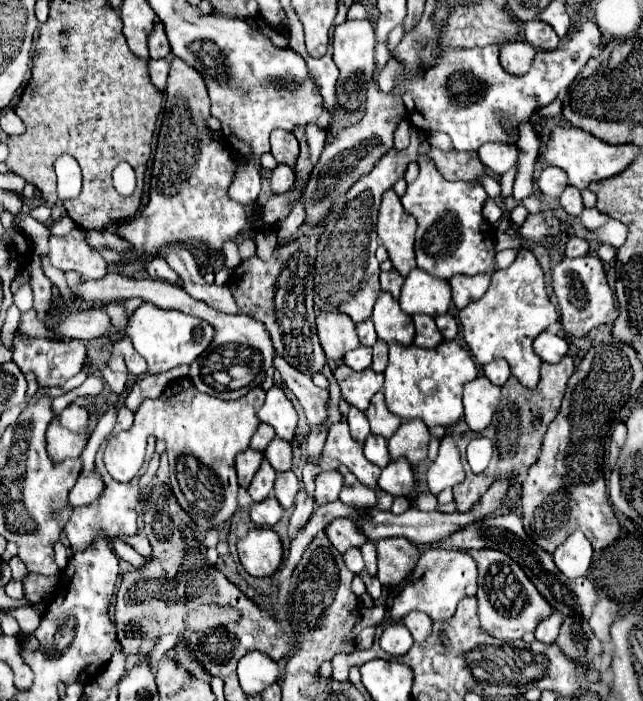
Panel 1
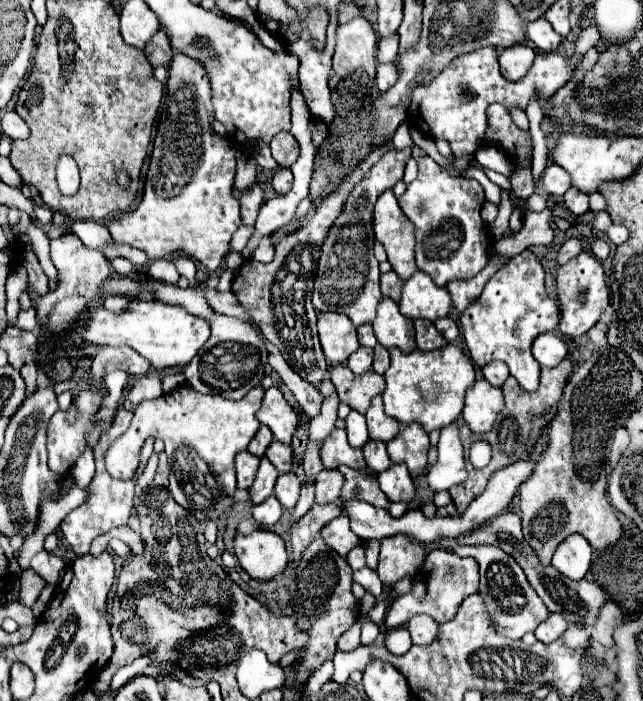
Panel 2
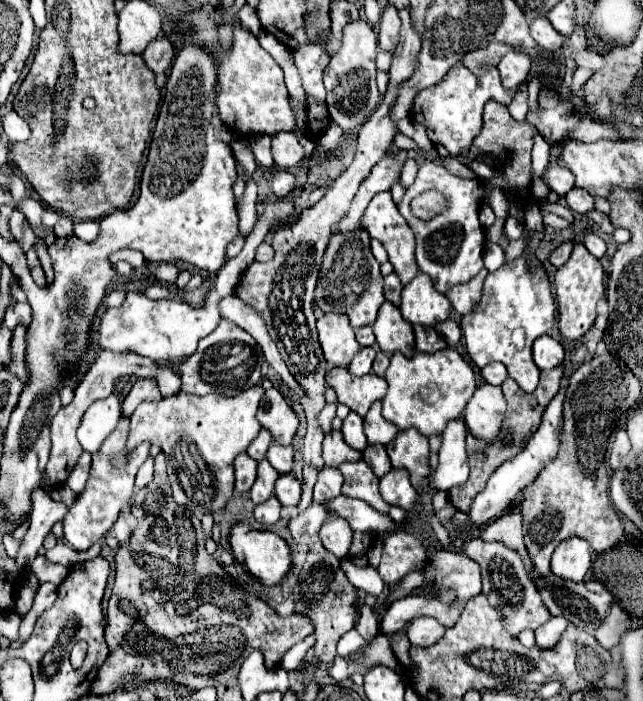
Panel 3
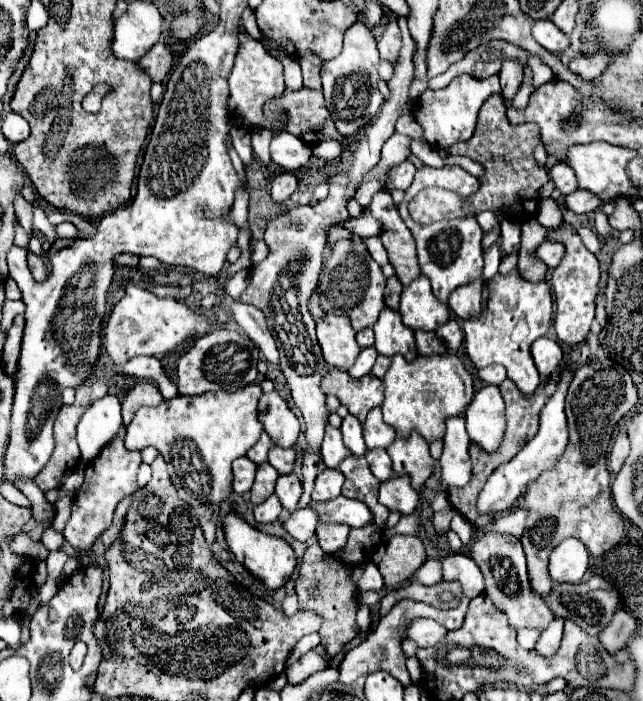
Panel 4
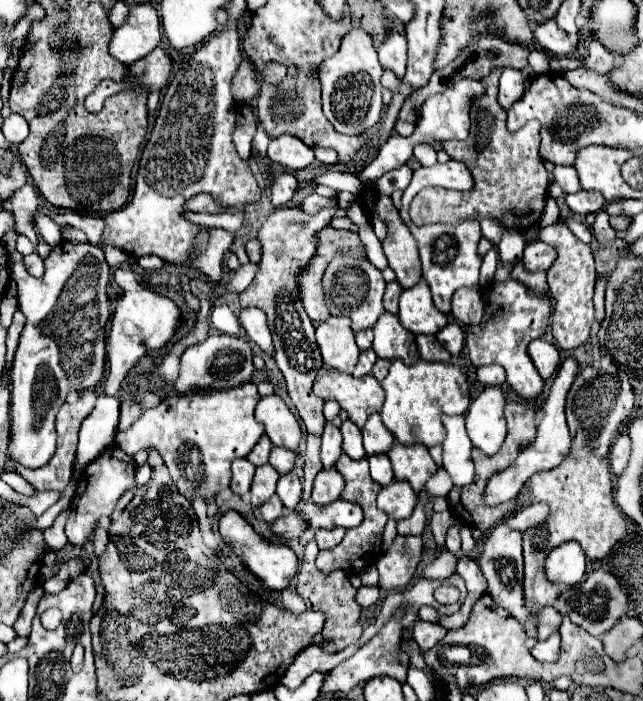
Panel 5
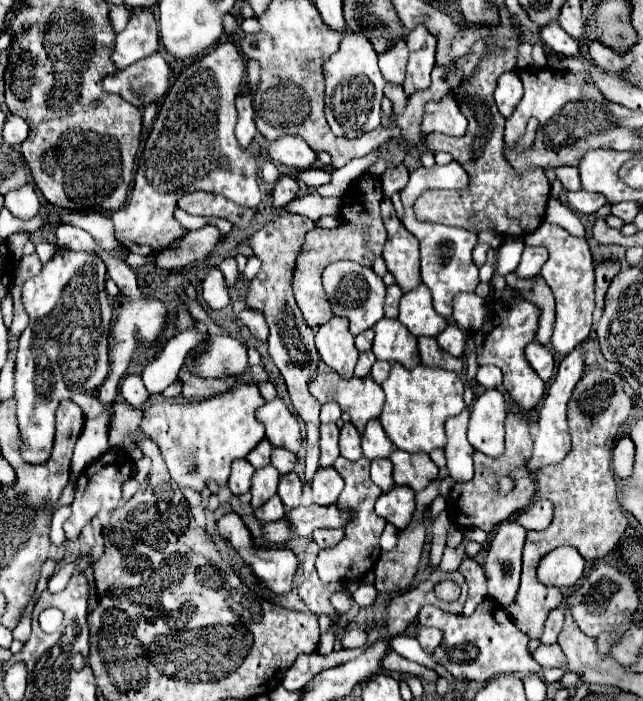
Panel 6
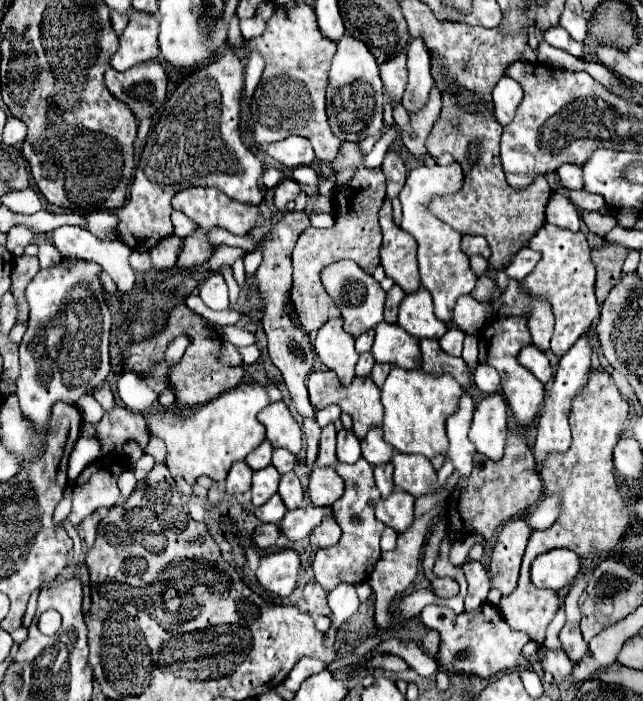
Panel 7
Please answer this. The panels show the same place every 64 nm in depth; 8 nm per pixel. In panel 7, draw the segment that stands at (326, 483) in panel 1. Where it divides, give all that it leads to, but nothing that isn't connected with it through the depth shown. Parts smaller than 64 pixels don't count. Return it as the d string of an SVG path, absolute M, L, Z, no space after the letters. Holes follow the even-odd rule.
M314 468L310 474L308 494L314 506L332 506L344 494L344 480L334 468Z

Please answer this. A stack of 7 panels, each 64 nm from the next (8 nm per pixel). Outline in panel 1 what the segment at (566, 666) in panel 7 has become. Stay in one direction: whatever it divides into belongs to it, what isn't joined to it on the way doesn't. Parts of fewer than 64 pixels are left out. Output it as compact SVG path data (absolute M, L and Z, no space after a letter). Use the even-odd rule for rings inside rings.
M554 612L554 614L548 616L548 618L544 618L544 620L538 624L538 628L536 628L536 640L546 642L546 644L554 642L556 636L558 636L560 624L562 624L562 616L560 616L558 612Z

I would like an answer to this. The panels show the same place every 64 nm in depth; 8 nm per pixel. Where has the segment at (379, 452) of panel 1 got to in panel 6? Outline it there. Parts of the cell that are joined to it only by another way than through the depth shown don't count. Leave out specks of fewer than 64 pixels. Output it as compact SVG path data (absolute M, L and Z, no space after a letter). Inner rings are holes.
M372 460L372 480L382 488L382 492L388 492L394 484L392 480L392 462L386 460Z

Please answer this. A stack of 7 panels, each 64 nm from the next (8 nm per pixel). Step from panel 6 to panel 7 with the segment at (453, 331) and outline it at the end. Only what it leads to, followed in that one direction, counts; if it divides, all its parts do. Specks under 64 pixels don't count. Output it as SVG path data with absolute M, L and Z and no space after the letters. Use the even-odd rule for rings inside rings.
M448 328L448 332L440 338L440 346L446 354L450 356L460 356L462 354L462 344L464 344L464 332L460 332L460 328Z

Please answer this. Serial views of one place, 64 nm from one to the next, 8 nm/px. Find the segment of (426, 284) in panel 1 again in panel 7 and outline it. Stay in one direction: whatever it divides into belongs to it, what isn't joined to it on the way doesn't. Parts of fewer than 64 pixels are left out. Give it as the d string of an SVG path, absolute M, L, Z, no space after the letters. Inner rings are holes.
M420 288L414 294L404 296L398 312L398 324L416 338L440 338L448 326L436 318L432 296L428 290Z

